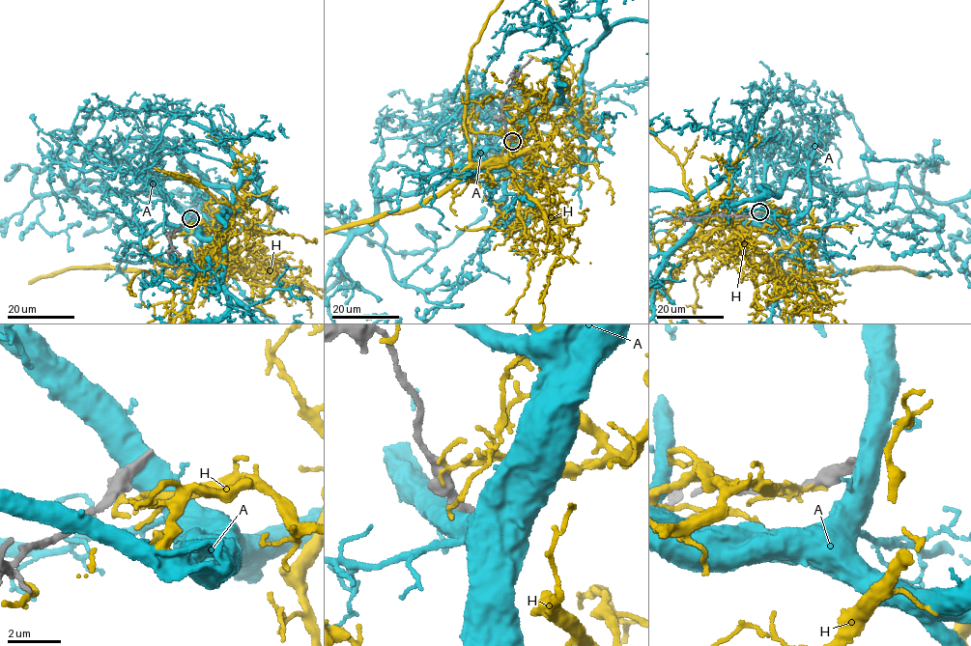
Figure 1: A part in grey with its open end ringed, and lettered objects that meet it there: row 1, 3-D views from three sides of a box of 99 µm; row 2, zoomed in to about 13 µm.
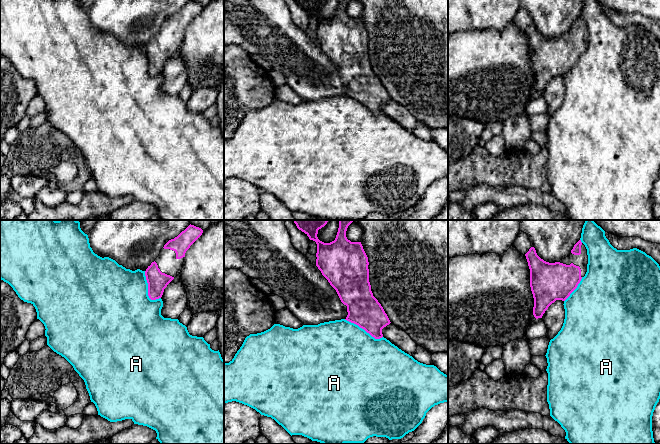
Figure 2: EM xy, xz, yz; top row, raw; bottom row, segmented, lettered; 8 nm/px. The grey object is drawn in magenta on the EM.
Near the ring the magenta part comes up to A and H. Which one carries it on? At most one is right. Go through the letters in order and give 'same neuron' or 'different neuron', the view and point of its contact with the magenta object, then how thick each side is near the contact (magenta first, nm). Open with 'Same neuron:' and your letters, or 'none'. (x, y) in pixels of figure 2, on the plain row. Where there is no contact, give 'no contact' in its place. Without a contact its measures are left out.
Same neuron: none
A: different neuron; contact xy (148, 66); calibres 160 and 480 nm
H: different neuron; no contact

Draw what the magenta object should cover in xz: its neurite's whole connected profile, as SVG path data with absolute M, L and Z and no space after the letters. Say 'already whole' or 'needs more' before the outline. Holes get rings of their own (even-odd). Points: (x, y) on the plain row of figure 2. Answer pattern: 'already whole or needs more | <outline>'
already whole | M296 0L297 4L304 8L310 16L317 20L316 42L330 61L336 66L341 78L347 82L348 91L345 96L358 101L375 115L383 113L382 105L391 98L383 83L373 72L369 58L368 33L361 18L351 18L346 13L346 7L350 0L339 0L334 17L324 19L317 13L318 6L326 0Z

